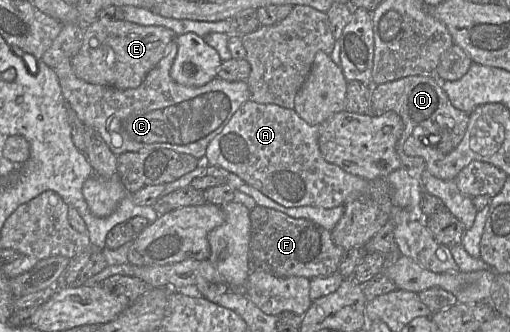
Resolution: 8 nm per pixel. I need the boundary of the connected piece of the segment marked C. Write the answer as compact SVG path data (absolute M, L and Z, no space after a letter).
M173 40L169 44L169 52L150 70L141 85L131 89L92 84L78 78L72 68L72 58L64 58L53 69L58 76L62 94L68 105L84 125L94 128L101 135L115 155L128 151L167 148L201 160L206 155L211 140L222 131L237 109L249 100L249 87L246 81L230 82L219 77L200 87L178 84L170 76L177 49L177 44Z

